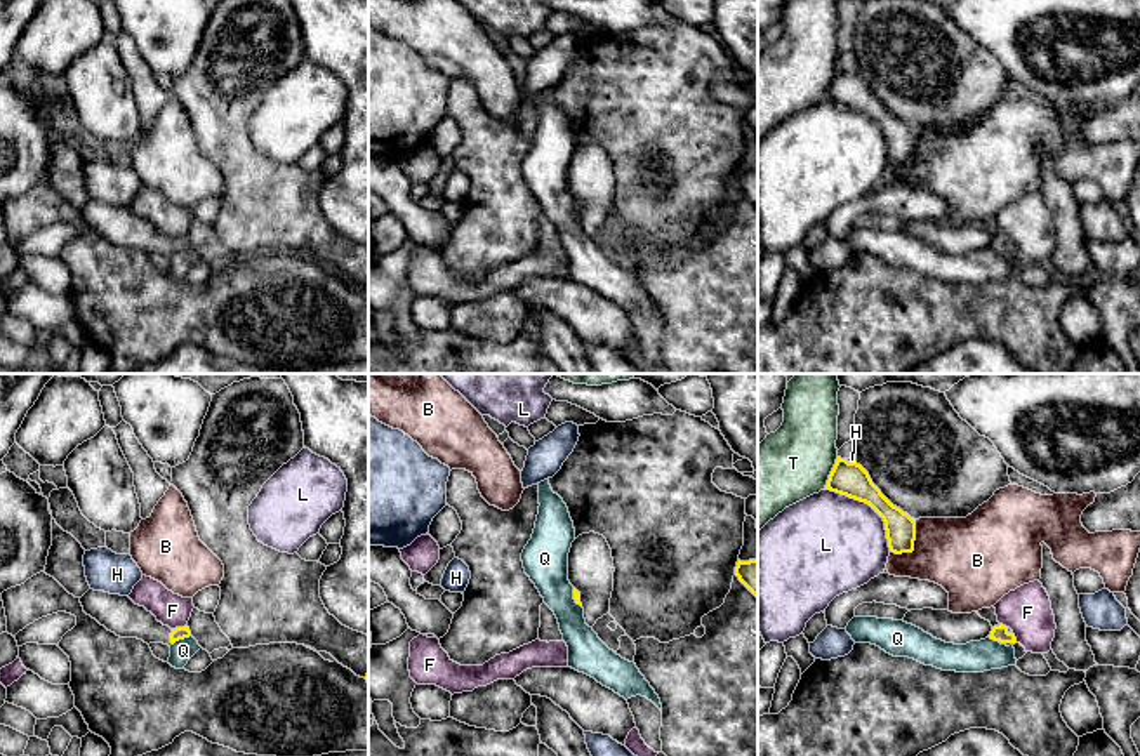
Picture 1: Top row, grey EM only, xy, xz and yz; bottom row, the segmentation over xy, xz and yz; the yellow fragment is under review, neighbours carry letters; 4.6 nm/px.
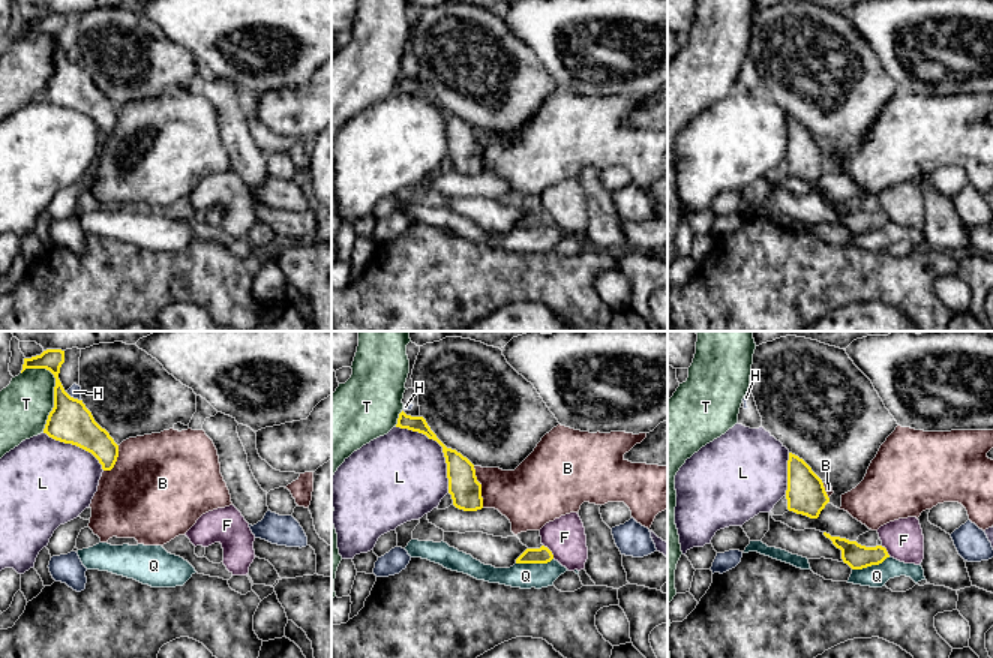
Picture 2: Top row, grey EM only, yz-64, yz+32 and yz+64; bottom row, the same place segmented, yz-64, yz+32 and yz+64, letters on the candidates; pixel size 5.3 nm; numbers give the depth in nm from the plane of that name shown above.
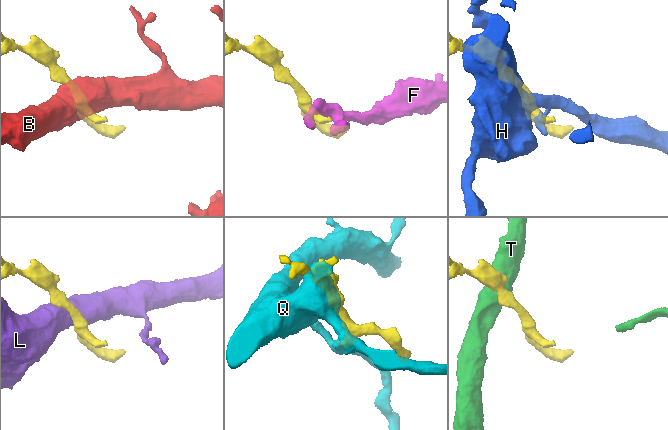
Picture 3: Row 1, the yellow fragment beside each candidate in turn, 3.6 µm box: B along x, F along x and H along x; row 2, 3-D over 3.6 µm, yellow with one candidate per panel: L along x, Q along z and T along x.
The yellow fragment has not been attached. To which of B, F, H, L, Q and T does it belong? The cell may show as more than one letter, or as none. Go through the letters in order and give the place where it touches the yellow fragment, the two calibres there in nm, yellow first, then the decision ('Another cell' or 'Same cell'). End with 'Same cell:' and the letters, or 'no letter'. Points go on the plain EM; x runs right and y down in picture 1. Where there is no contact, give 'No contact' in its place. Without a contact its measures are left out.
B: Touches yellow at yz (913, 157). Thickness 140 nm (yellow) against 360 nm. Another cell
F: Touches yellow at xy (179, 238). Thickness 60 nm (yellow) against 150 nm. Another cell
H: Touches yellow at yz (850, 73). Thickness 160 nm (yellow) against 30 nm. Another cell
L: Touches yellow at yz (869, 115). Thickness 160 nm (yellow) against 460 nm. Another cell
Q: Touches yellow at xy (181, 249). Thickness 60 nm (yellow) against 100 nm. Another cell
T: Touches yellow at yz (831, 84). Thickness 160 nm (yellow) against 340 nm. Another cell
Same cell: no letter

